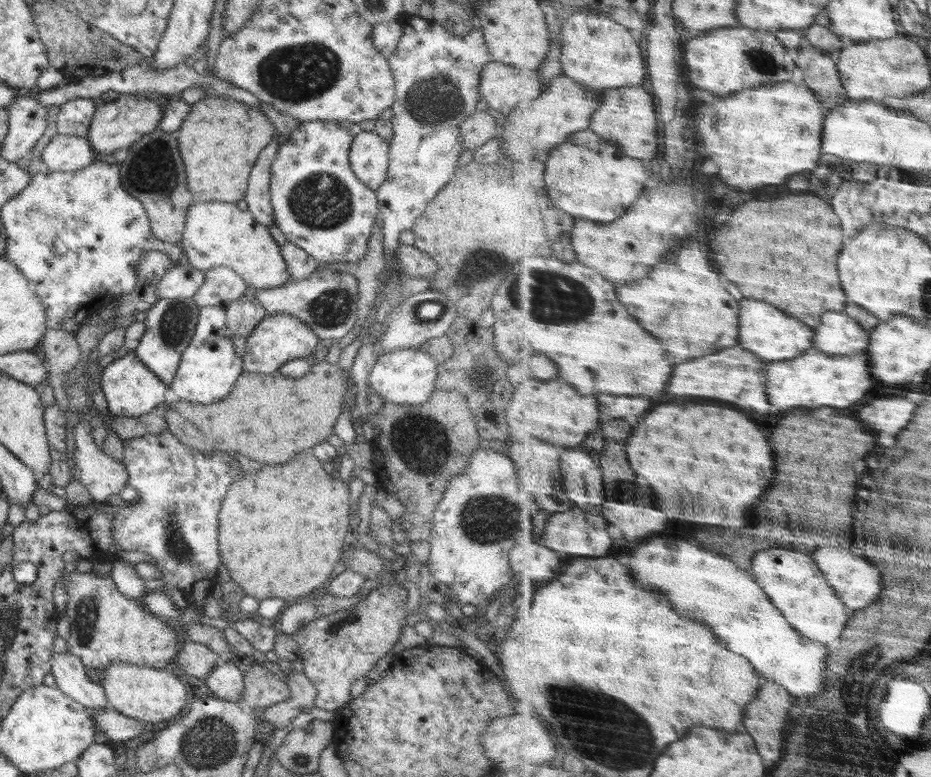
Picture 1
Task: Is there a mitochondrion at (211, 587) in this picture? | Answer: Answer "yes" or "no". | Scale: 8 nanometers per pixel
no

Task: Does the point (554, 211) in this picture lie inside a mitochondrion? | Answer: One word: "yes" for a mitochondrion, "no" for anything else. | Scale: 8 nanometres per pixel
no

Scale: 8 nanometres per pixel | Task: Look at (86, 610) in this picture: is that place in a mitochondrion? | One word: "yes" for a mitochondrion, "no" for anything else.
yes

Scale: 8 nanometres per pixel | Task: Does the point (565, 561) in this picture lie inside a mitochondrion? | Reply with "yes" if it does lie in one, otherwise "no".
no

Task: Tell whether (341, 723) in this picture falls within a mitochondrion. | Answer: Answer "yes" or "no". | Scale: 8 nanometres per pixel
no

